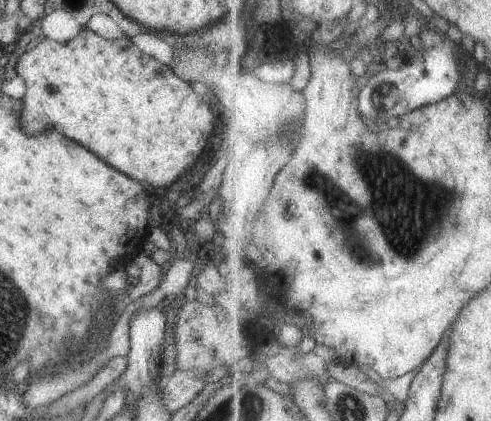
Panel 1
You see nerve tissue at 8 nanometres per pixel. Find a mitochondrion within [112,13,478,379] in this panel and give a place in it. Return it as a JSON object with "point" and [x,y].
{"point":[404,209]}

